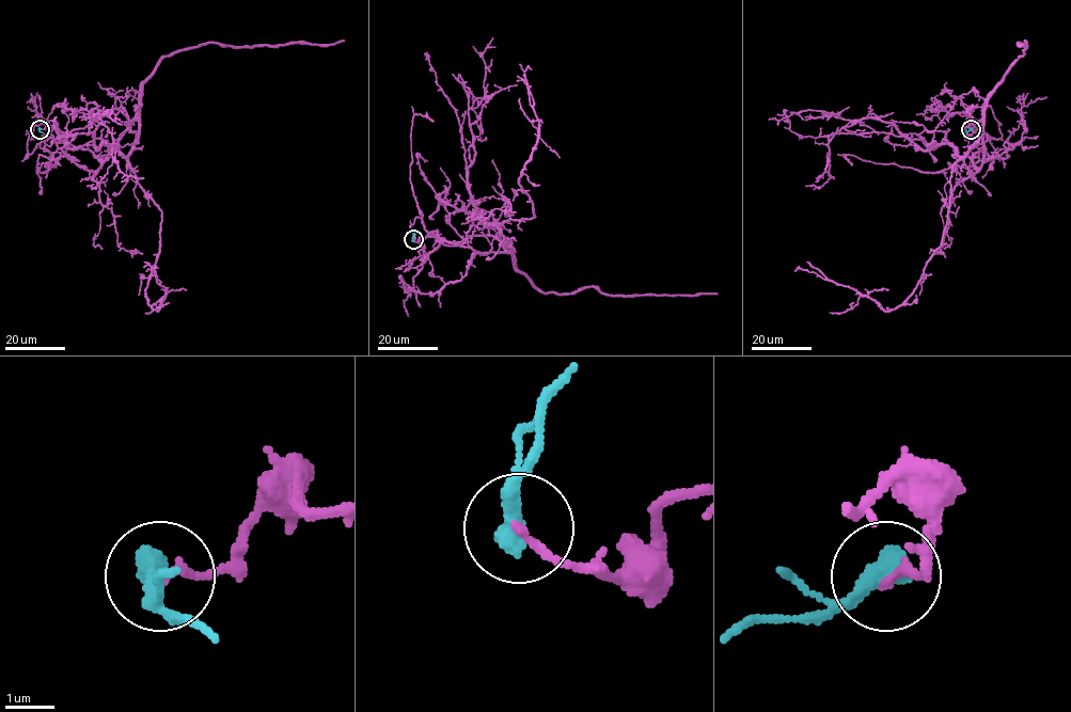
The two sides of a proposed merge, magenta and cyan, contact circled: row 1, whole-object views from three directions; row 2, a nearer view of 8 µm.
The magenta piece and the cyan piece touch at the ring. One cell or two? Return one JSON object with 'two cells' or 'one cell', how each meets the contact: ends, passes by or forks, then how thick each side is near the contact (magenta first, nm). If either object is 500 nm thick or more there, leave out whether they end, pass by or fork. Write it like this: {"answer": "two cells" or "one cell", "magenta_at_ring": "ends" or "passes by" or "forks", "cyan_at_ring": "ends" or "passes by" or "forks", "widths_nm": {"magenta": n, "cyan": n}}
{"answer": "two cells", "widths_nm": {"magenta": 180, "cyan": 550}}

